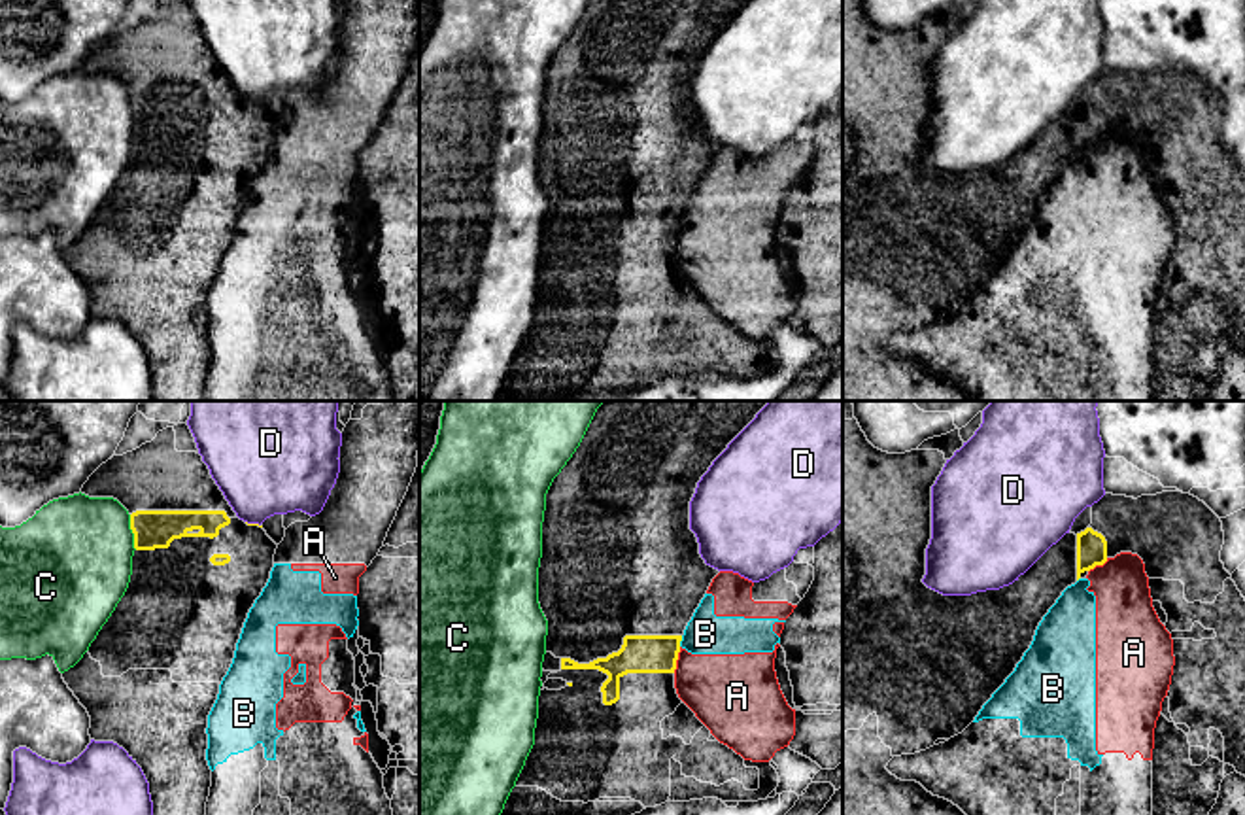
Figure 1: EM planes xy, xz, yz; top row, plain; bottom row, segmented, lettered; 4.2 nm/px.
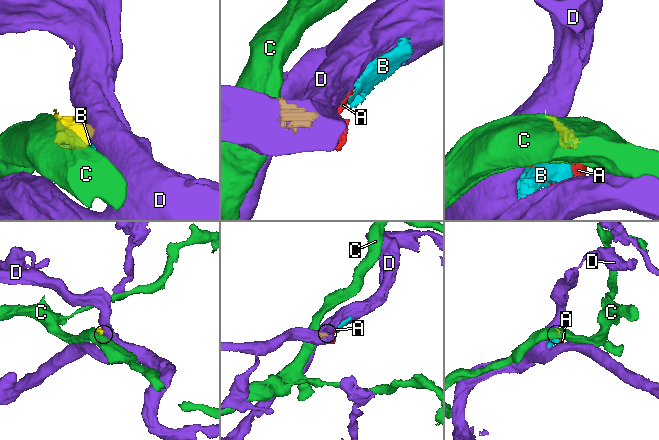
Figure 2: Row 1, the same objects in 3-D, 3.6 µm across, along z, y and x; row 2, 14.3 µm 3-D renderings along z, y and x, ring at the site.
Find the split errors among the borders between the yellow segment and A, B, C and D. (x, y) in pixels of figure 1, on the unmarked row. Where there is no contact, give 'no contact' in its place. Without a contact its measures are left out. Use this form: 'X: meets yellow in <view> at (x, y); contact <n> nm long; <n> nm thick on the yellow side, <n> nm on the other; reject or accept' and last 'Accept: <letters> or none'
A: meets yellow in xz at (677, 235); contact 120 nm long; 160 nm thick on the yellow side, 320 nm on the other; reject
B: meets yellow in xz at (681, 216); contact 50 nm long; 160 nm thick on the yellow side, 180 nm on the other; reject
C: meets yellow in xy at (133, 108); contact 160 nm long; 160 nm thick on the yellow side, 460 nm on the other; reject
D: meets yellow in xy at (254, 101); contact 70 nm long; 20 nm thick on the yellow side, 400 nm on the other; reject
Accept: none

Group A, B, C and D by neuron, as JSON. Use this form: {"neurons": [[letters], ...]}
{"neurons": [["A", "B"], ["C"], ["D"]]}

